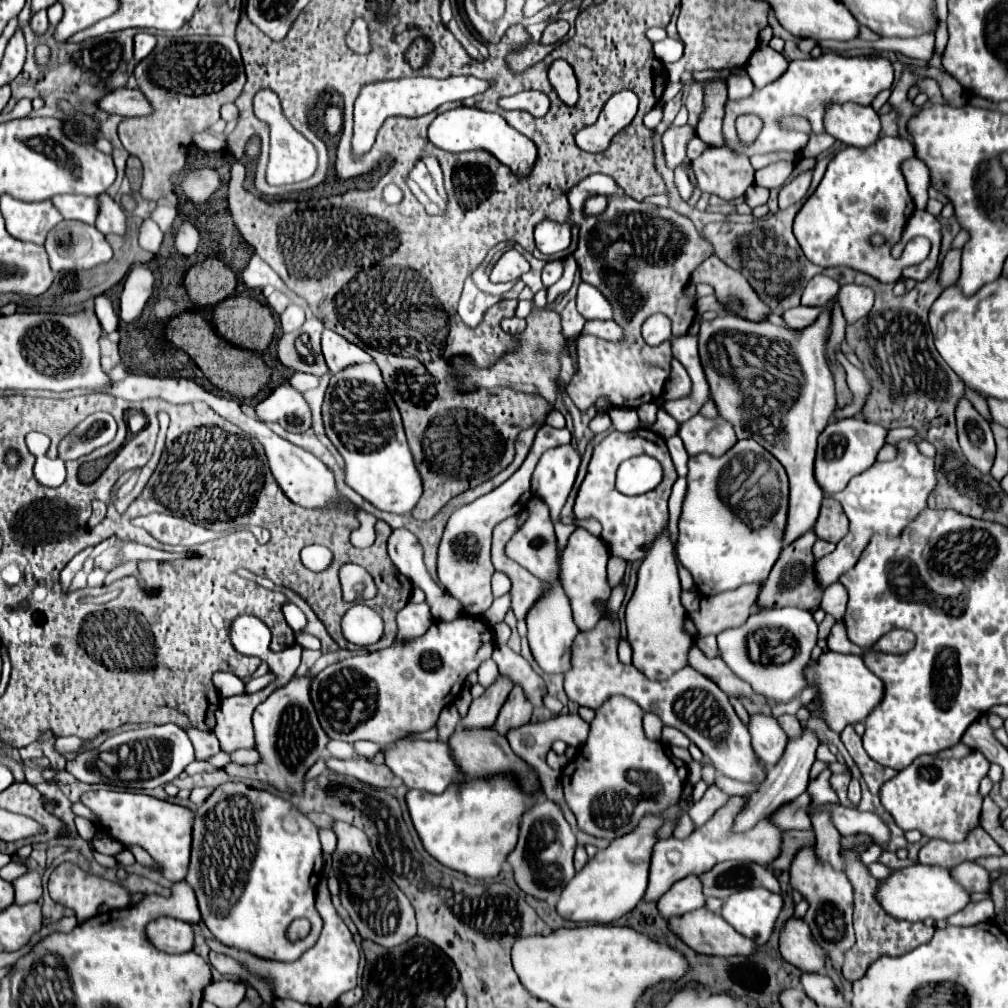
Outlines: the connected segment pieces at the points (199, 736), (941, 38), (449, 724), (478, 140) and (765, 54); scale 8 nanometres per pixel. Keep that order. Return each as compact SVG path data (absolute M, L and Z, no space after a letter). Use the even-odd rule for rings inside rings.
M190 727L186 731L190 735L190 741L194 745L198 761L206 761L206 759L210 759L212 755L216 755L220 751L220 745L218 745L216 735L212 731L198 731L194 727Z
M940 23L935 33L934 50L938 53L943 53L948 41L948 31L946 23Z
M448 705L448 707L444 707L444 709L442 709L440 719L438 719L438 723L436 723L436 727L438 727L438 733L440 733L440 739L442 739L442 741L448 741L448 737L450 737L450 735L452 735L452 731L456 729L458 721L460 721L460 715L458 715L458 711L456 711L456 707L454 707L454 705Z
M458 107L458 109L452 109L452 111L446 111L446 113L438 115L430 123L428 135L430 135L430 141L436 147L440 147L444 151L452 151L452 153L472 151L472 149L486 149L500 163L508 165L518 175L530 173L530 169L536 161L537 147L532 139L514 131L506 121L502 121L502 117L498 113L484 113L476 107Z
M760 45L746 63L746 71L756 89L770 85L788 69L788 59L768 45Z

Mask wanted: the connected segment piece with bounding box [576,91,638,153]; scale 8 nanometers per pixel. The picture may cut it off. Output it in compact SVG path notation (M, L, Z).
M620 91L608 99L598 121L576 133L576 145L588 153L602 153L610 147L612 137L622 131L636 115L638 97L632 91Z

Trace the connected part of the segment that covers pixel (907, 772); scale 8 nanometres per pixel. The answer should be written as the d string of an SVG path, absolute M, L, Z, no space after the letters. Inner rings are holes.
M956 743L948 749L942 749L934 755L920 755L912 765L902 769L896 777L886 781L880 787L880 803L882 807L894 817L896 825L904 831L918 829L928 839L944 839L944 841L964 841L968 833L976 827L980 827L980 811L982 811L982 795L978 793L980 781L988 773L988 759L976 751L966 747L964 743Z

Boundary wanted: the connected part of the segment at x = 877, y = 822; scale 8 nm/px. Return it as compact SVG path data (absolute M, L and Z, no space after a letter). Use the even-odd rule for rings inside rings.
M834 805L828 813L832 813L832 821L836 821L836 829L840 829L840 835L868 833L876 843L886 843L890 839L886 823L874 813L862 813L844 805Z

